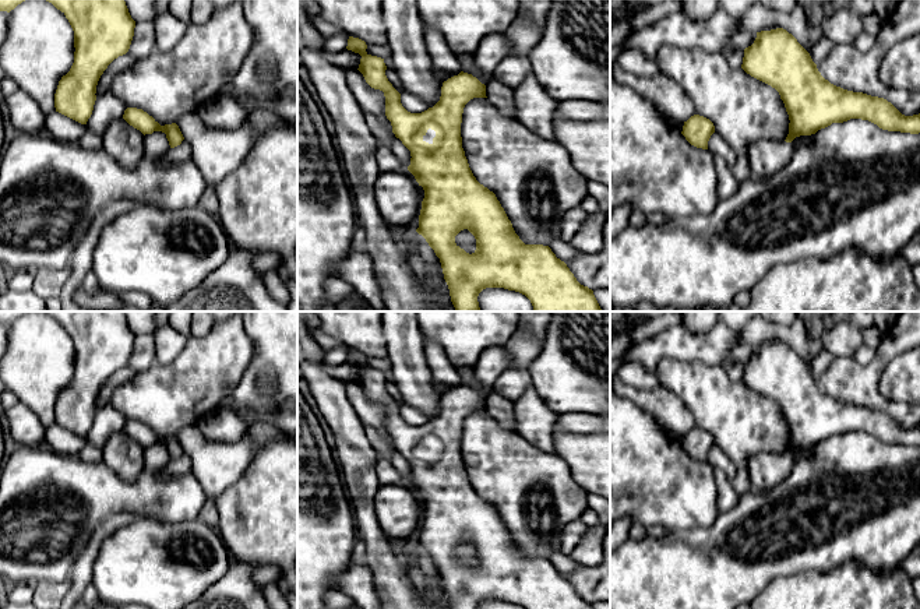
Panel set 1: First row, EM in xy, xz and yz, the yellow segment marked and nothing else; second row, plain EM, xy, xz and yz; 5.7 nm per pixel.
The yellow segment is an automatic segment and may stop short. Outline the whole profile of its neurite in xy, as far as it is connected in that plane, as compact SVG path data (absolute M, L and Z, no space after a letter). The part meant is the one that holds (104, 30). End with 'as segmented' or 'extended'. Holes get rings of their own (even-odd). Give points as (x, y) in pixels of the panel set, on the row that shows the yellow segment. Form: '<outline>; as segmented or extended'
M46 0L60 10L74 31L74 63L54 94L56 112L87 124L96 101L96 85L107 66L128 52L135 21L124 0Z; as segmented

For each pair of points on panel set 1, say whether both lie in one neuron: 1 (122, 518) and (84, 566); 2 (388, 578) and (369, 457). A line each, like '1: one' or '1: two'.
1: one
2: one

